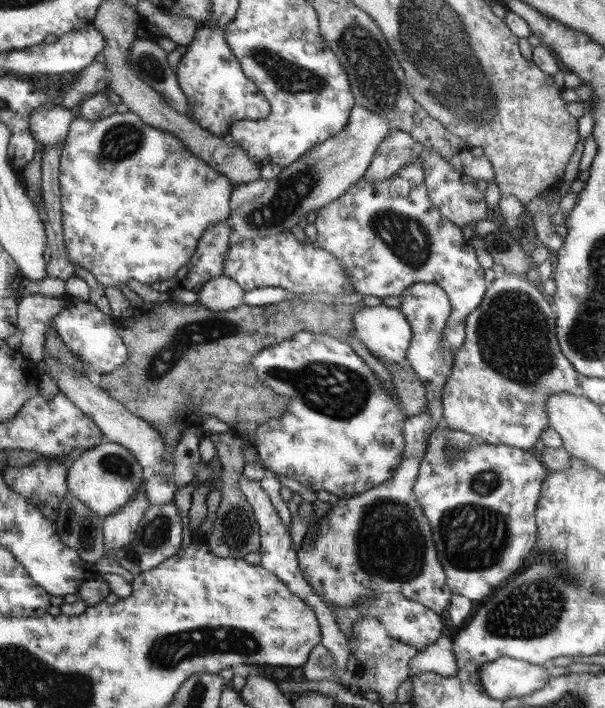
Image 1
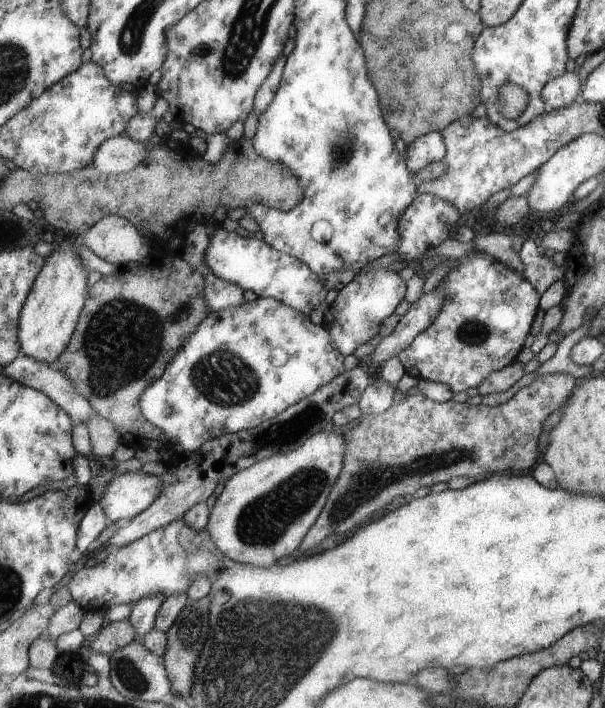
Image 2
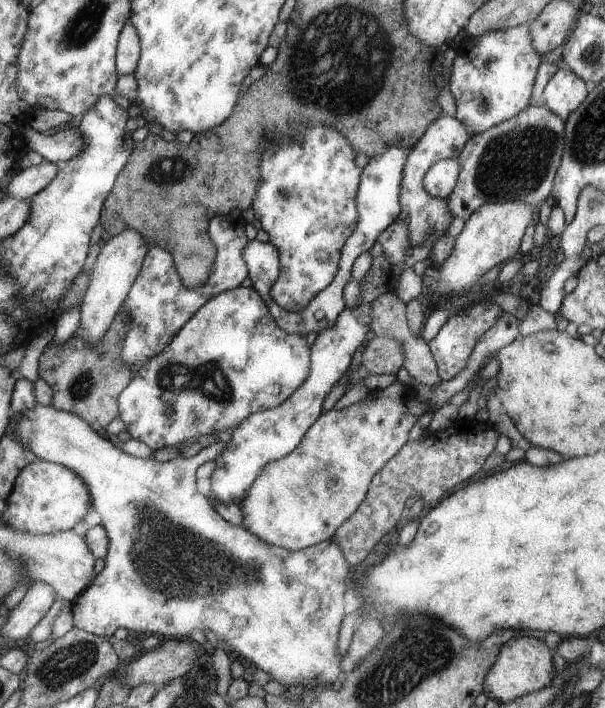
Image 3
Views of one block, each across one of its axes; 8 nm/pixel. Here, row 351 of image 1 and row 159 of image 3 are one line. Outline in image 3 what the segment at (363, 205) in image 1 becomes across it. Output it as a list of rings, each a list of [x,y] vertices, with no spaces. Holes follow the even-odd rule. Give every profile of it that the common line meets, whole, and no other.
[[[445,159],[431,168],[423,184],[432,197],[447,200],[459,182],[461,165],[456,159]]]

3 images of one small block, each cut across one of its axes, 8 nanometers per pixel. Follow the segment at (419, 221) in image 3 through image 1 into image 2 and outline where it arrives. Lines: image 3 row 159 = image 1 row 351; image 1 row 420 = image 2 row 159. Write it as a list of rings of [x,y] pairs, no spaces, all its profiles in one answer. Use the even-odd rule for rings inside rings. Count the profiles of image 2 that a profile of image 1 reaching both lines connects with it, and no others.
[[[431,132],[422,135],[405,150],[405,160],[411,173],[415,174],[427,164],[443,161],[446,158],[447,147],[442,133]]]

